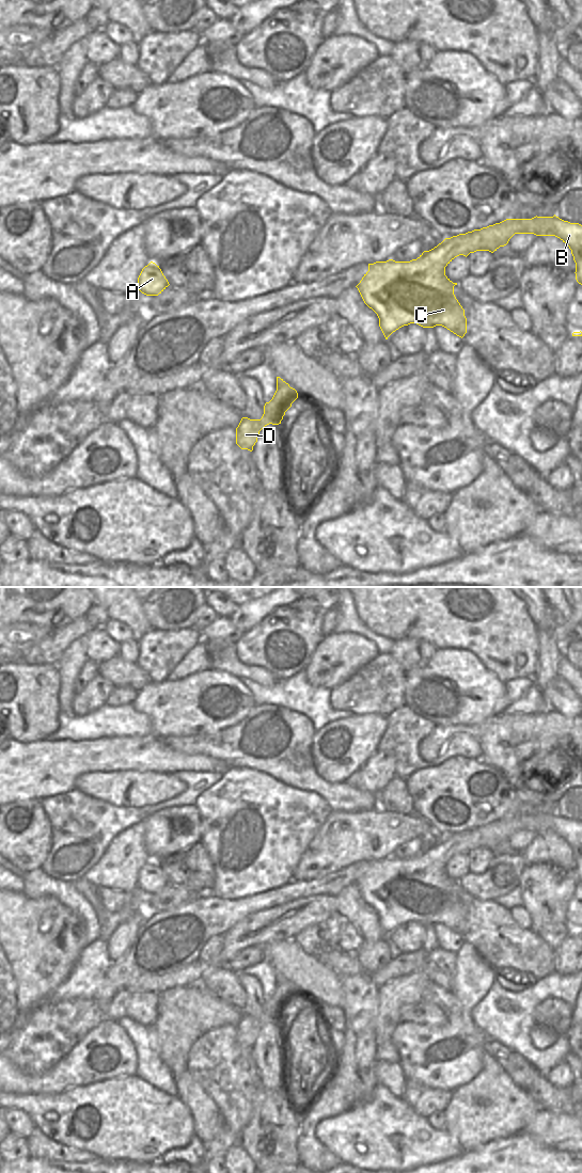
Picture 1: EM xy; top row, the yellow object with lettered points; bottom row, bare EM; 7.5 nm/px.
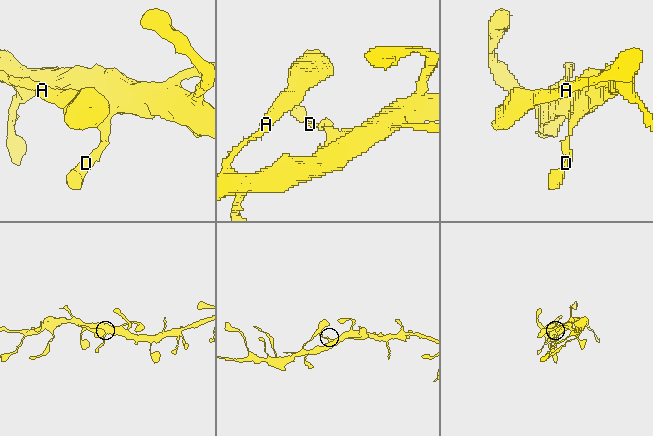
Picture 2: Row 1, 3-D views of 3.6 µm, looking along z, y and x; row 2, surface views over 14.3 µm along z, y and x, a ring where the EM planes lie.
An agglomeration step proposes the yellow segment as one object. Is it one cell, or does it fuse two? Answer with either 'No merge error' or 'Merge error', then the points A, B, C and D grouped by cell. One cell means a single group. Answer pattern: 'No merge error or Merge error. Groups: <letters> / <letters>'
No merge error. Groups: A B C D

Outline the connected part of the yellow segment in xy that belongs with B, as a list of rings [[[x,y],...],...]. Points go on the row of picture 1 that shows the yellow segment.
[[[534,217],[532,219],[506,219],[500,223],[445,238],[429,251],[424,251],[410,261],[376,261],[368,264],[368,271],[356,286],[364,301],[379,318],[379,327],[388,337],[404,326],[416,323],[423,328],[442,326],[463,337],[467,333],[465,310],[454,295],[453,283],[445,275],[445,267],[457,256],[468,256],[476,251],[493,253],[508,243],[515,234],[534,234],[536,236],[555,236],[570,250],[576,263],[576,280],[582,285],[582,225],[570,223],[556,217]]]

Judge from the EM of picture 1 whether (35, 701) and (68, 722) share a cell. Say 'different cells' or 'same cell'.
different cells

